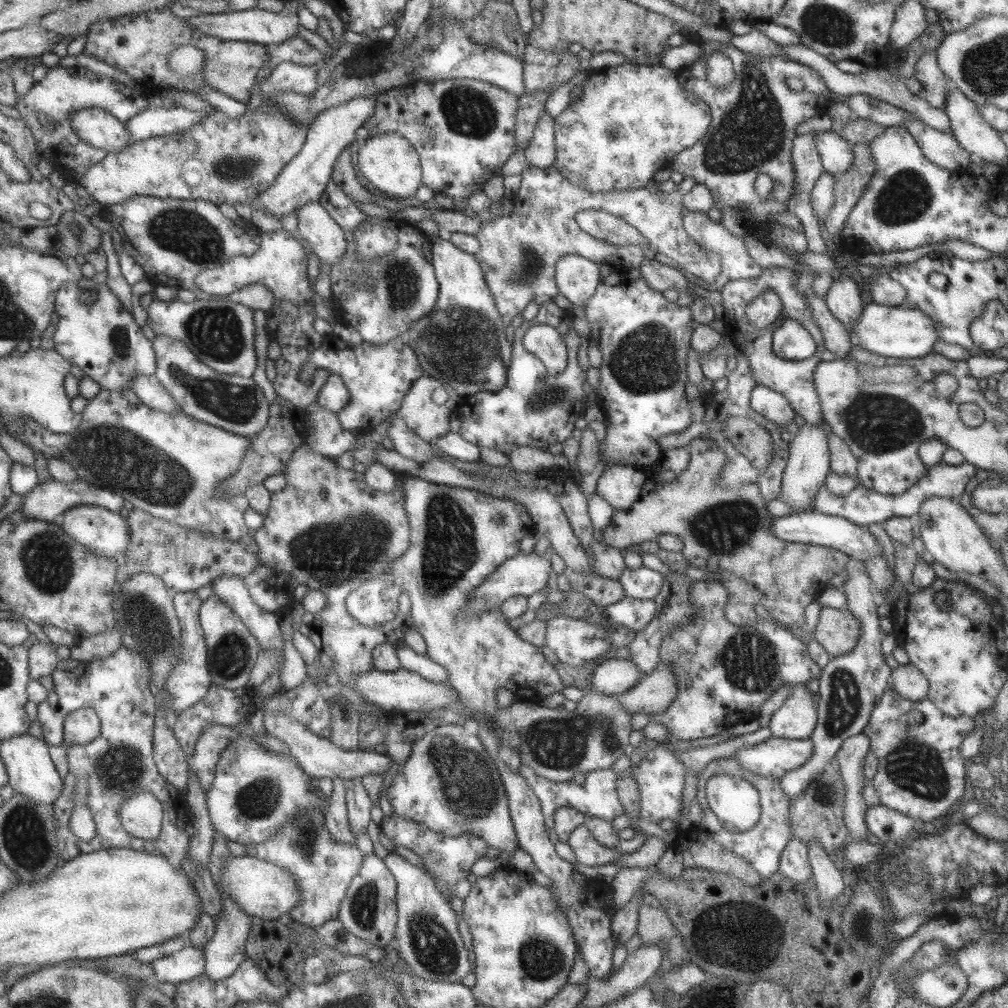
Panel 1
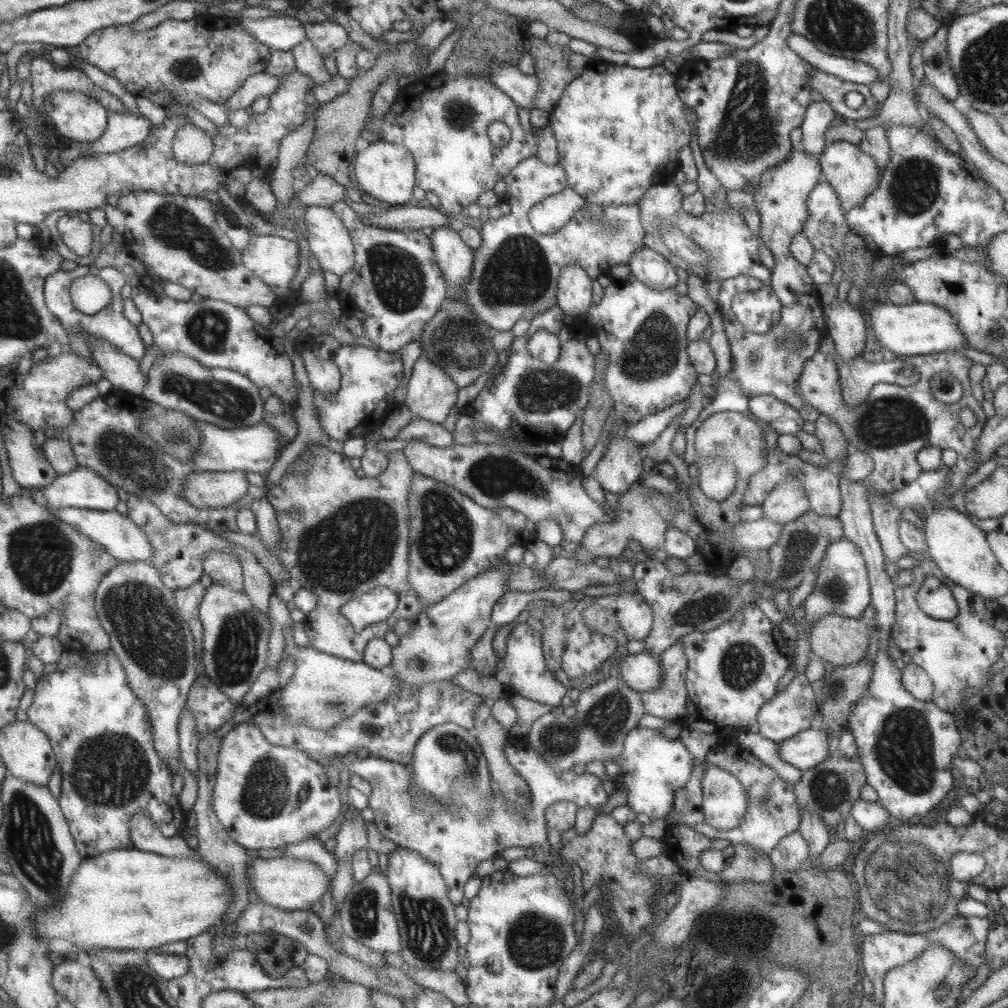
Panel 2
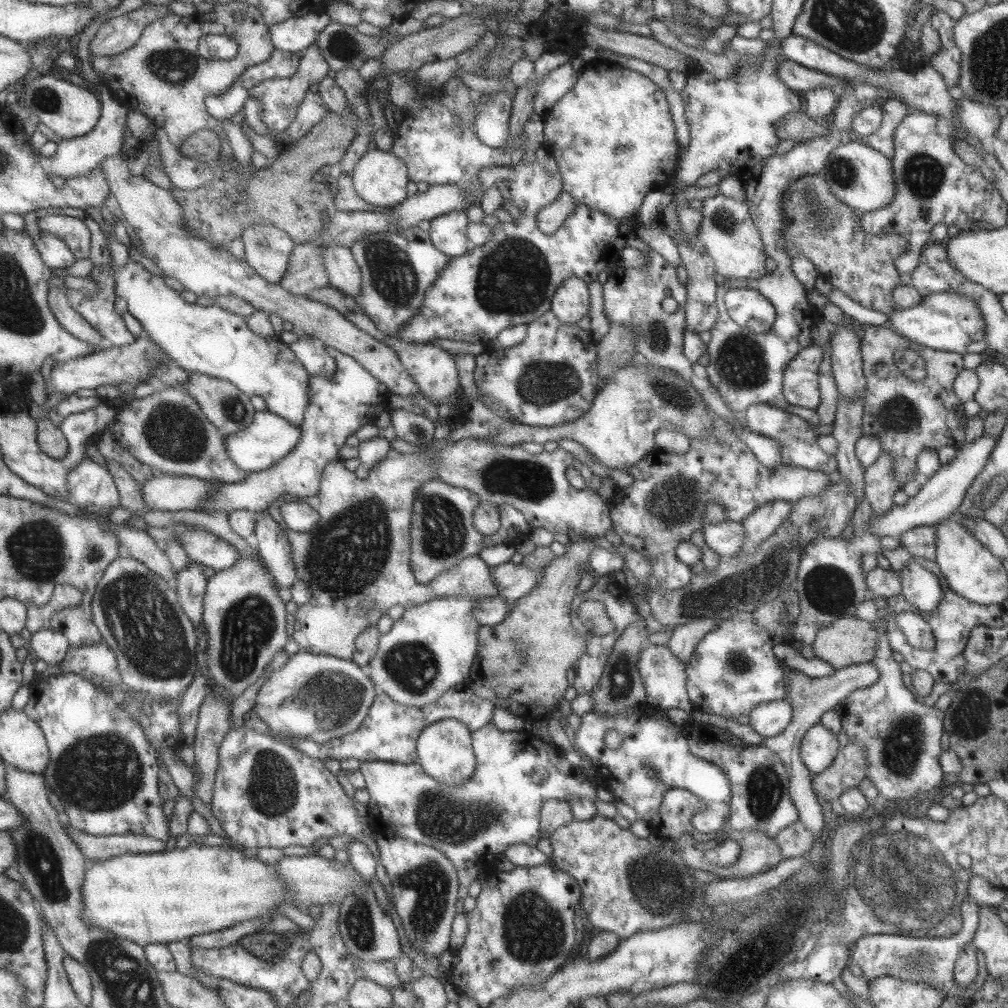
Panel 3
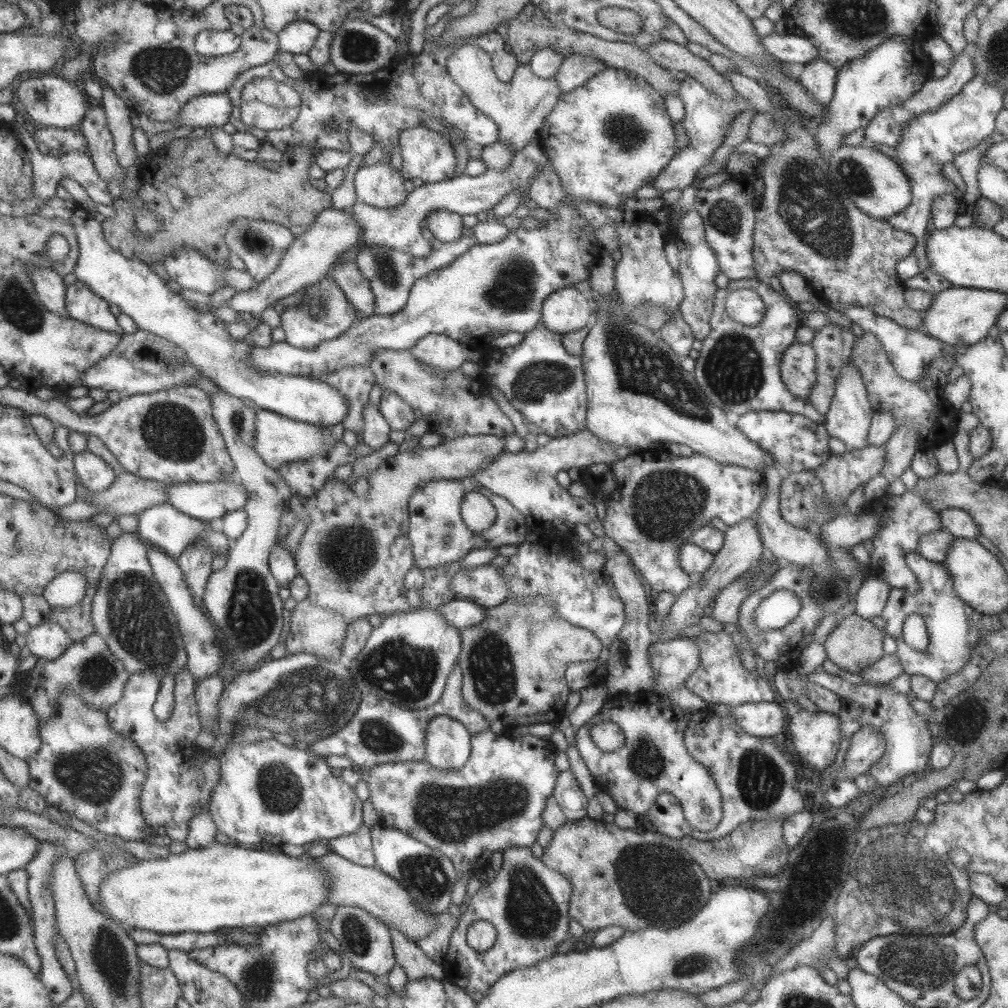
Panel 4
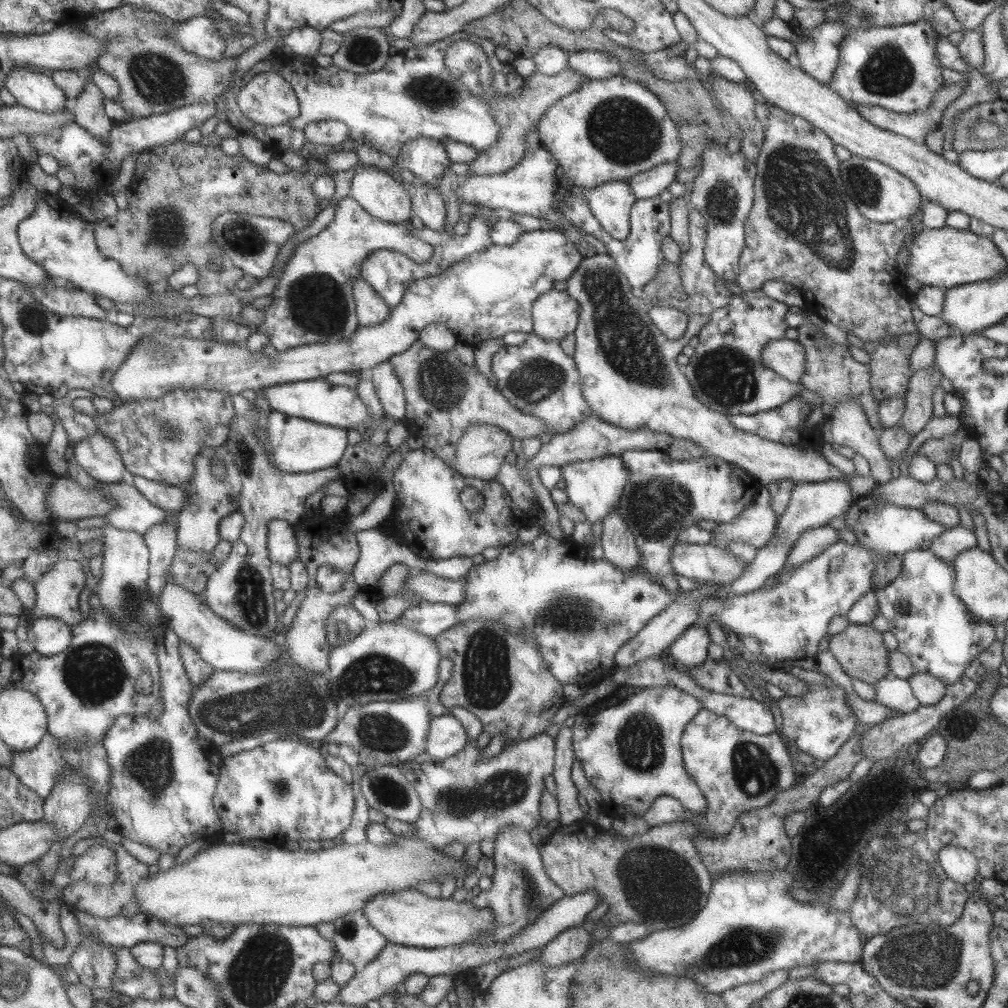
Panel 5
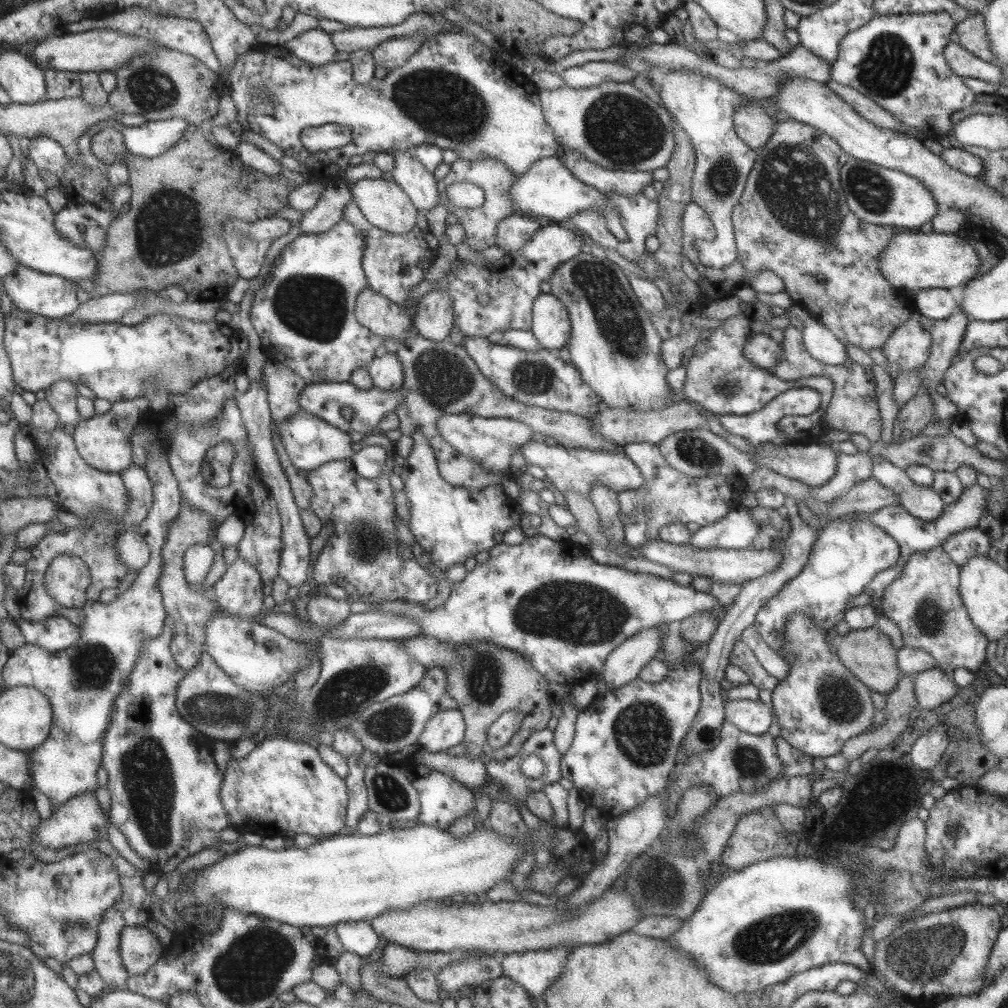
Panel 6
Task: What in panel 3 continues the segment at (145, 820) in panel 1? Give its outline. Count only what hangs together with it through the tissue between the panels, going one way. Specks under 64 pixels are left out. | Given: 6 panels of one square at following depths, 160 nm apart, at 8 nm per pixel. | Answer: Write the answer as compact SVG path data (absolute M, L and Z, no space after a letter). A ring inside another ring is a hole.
M68 819L65 821L66 831L75 844L82 848L83 854L90 862L105 860L112 856L127 853L154 853L163 851L165 842L149 838L142 834L127 834L126 836L97 836L85 831L79 831Z

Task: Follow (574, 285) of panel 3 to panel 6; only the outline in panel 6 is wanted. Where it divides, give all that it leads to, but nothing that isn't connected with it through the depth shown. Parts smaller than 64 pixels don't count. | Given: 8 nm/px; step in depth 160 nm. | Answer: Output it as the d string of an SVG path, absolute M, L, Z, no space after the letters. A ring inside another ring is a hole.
M539 294L532 305L530 332L547 350L559 350L570 338L570 321L564 305L549 294Z

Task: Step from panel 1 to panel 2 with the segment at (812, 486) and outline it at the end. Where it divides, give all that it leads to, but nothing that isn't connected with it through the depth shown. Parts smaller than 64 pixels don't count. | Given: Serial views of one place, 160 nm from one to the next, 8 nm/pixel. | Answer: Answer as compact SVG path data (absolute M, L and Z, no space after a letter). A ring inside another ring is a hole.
M788 476L763 499L760 507L763 517L784 524L800 517L809 505L796 476Z

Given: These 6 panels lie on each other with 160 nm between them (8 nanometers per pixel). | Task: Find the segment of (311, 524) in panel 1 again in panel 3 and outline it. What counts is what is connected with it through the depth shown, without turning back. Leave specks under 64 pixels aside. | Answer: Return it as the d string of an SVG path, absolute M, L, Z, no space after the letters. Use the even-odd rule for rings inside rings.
M422 448L420 452L397 452L389 449L388 453L372 466L365 479L358 479L353 472L345 469L341 458L328 462L323 469L320 487L315 496L292 497L283 494L277 497L268 506L267 511L271 518L280 525L287 541L296 575L310 588L311 598L298 607L289 626L289 638L293 639L299 651L315 654L335 656L347 660L354 651L354 640L362 630L374 626L376 620L385 615L385 610L390 606L402 606L404 609L429 602L437 596L498 596L496 588L490 579L490 566L487 566L478 555L462 558L447 573L443 572L437 585L425 586L417 584L410 567L410 516L413 503L418 500L417 493L420 486L436 478L430 458L438 454L437 450ZM281 503L307 503L319 515L317 524L310 532L301 533L288 529L282 521ZM364 600L373 600L374 603L367 613L360 606Z

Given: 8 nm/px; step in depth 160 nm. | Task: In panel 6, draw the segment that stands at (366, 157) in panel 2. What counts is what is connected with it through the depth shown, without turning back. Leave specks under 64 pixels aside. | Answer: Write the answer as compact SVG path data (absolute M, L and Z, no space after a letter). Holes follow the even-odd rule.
M377 177L375 179L357 180L352 185L350 193L359 210L372 227L380 228L381 231L391 234L407 234L416 225L418 210L410 198L401 190L401 187L393 182L392 178L384 180L382 177Z

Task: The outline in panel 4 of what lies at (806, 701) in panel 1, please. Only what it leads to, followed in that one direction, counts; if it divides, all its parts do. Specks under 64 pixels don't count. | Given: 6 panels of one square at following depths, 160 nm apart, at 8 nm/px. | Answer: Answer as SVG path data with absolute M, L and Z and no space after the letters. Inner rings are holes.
M746 702L730 708L730 716L743 732L759 738L779 737L786 721L786 712L776 702Z

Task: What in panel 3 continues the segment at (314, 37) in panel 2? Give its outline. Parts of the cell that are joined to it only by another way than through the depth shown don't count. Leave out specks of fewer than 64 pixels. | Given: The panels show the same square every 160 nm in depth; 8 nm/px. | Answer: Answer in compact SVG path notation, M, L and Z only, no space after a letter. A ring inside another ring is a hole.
M330 22L318 34L315 44L319 47L328 69L358 69L369 58L379 59L389 41L358 32L355 27Z

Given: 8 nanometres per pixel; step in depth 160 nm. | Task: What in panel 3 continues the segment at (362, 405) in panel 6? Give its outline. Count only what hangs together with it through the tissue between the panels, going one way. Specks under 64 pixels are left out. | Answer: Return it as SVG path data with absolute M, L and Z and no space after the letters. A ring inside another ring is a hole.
M47 208L28 219L28 228L36 239L37 249L43 262L51 269L68 269L77 262L75 253L69 244L56 234L40 232L34 225L38 217L45 214L67 214L85 221L90 232L90 260L93 267L107 267L113 277L115 297L127 303L127 312L137 320L146 335L153 343L157 343L171 360L187 372L201 373L219 380L233 383L242 394L249 397L259 396L265 401L265 409L279 415L288 423L301 424L309 397L308 376L303 365L295 358L294 352L278 337L263 338L251 332L245 325L245 317L227 312L215 305L201 307L185 302L179 293L165 286L160 277L150 274L139 262L128 259L123 268L111 264L107 236L103 235L100 224L93 221L82 208Z

